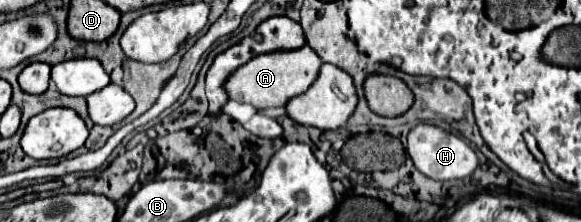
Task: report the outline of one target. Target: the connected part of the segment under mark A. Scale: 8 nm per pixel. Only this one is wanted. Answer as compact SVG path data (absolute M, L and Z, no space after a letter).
M301 47L295 51L273 51L269 55L257 55L243 67L239 67L225 83L225 89L229 93L229 99L249 103L255 109L267 109L267 107L285 107L289 99L301 95L311 87L311 83L317 79L319 69L323 61L321 57L309 47Z

